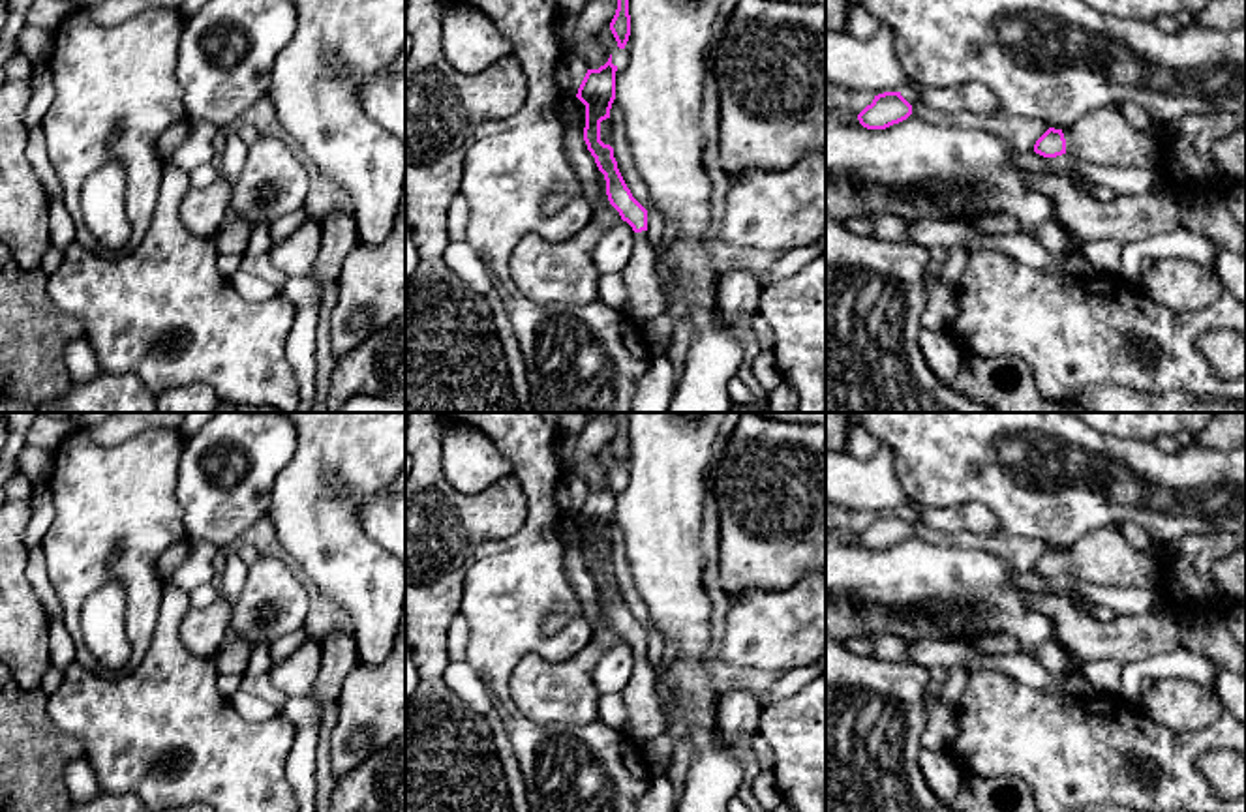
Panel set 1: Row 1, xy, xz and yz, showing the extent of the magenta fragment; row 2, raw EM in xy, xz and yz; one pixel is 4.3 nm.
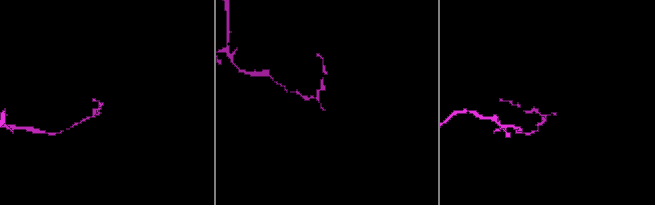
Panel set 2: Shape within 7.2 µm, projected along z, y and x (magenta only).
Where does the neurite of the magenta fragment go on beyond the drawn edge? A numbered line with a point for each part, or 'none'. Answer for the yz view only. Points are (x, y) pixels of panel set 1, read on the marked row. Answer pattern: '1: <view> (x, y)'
1: yz (1104, 137)

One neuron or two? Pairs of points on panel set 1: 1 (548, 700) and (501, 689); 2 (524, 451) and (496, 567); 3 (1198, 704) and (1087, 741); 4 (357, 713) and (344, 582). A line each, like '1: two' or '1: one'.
1: two
2: one
3: two
4: two

